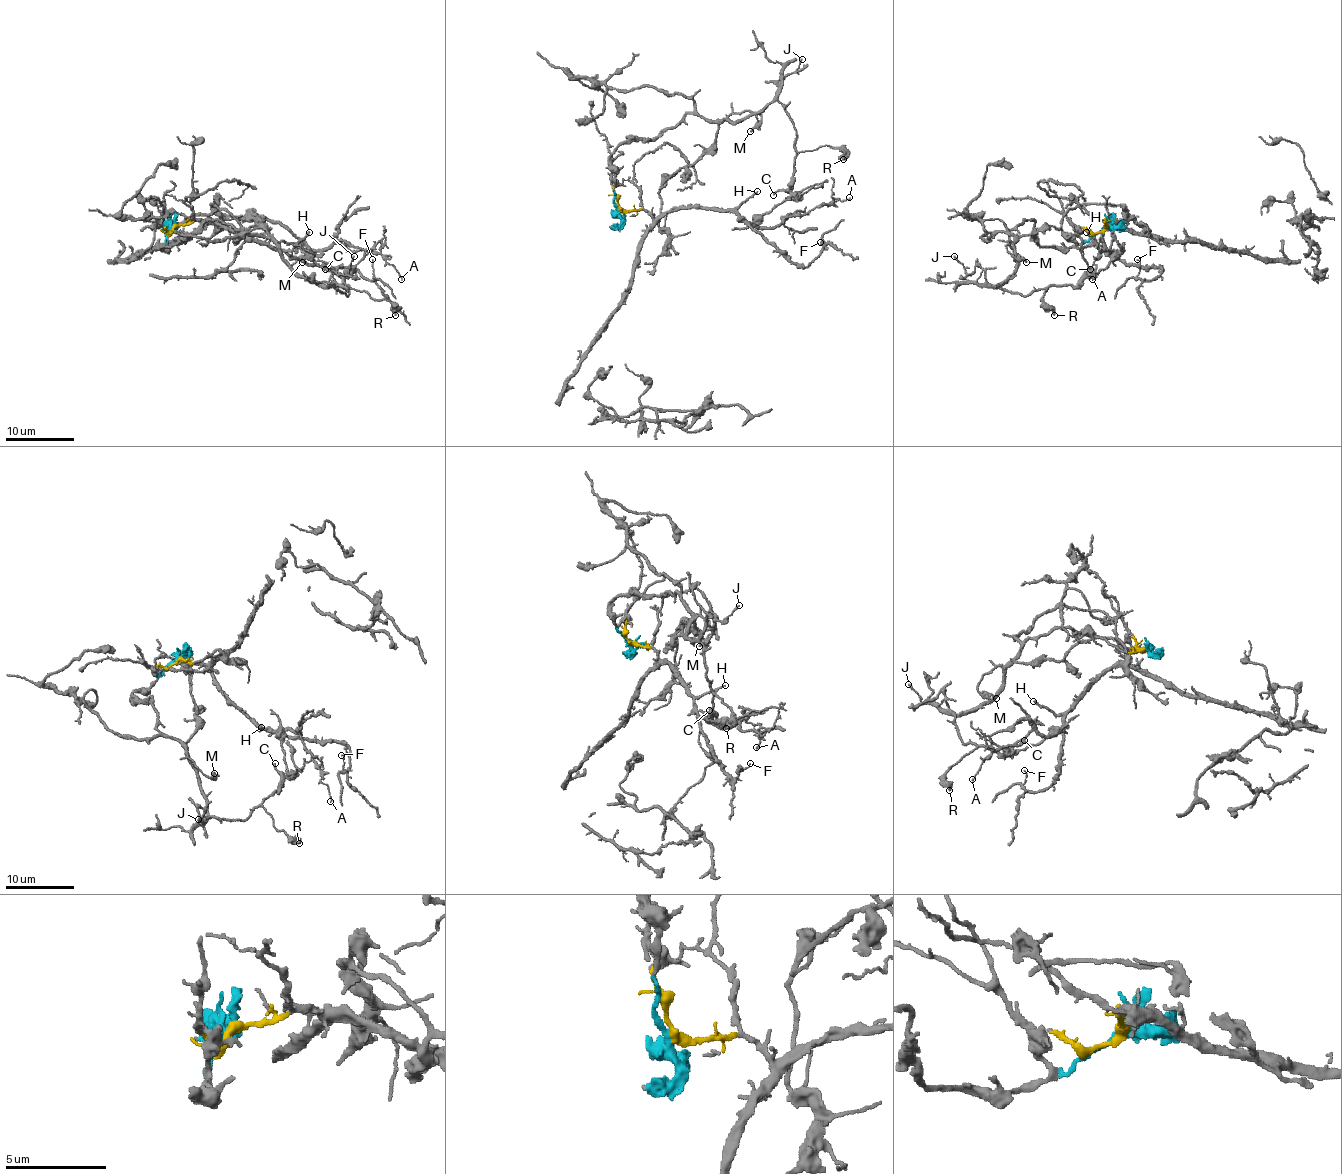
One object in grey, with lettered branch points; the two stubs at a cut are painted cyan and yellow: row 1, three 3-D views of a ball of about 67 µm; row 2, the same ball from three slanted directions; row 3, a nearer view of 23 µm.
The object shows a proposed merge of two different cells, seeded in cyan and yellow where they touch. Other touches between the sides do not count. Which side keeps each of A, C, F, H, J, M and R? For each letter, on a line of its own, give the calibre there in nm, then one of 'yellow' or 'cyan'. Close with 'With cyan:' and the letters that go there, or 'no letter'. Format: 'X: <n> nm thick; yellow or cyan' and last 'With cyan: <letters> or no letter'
A: 140 nm thick; yellow
C: 220 nm thick; cyan
F: 100 nm thick; yellow
H: 170 nm thick; yellow
J: 190 nm thick; cyan
M: 180 nm thick; cyan
R: 360 nm thick; cyan
With cyan: C, J, M, R

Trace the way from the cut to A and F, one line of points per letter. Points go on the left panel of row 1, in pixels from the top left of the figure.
A: (170, 230), (213, 223), (300, 257), (326, 250), (336, 240), (350, 250), (377, 252), (401, 279)
F: (170, 230), (199, 221), (213, 223), (283, 248), (309, 264), (353, 267), (369, 279), (374, 279), (372, 259)

